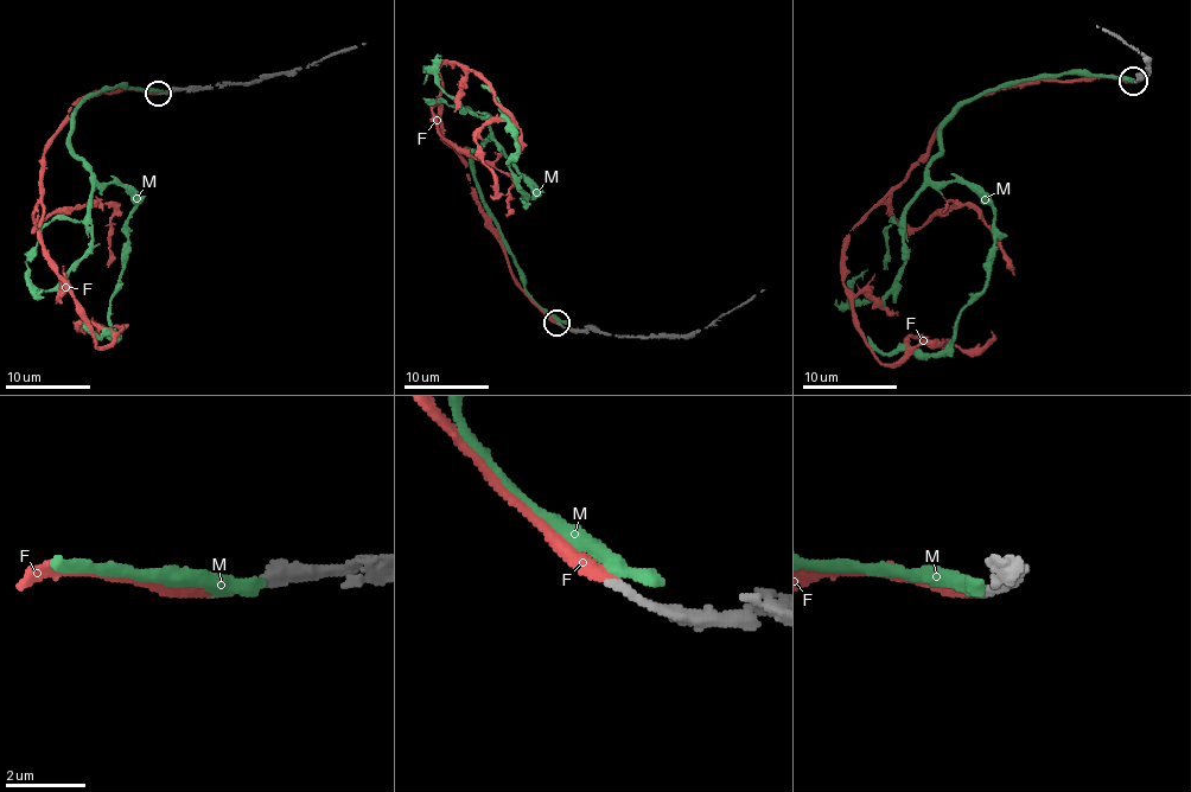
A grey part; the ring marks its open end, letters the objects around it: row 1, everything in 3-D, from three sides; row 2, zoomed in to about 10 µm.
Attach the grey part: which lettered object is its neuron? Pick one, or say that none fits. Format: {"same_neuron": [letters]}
{"same_neuron": ["F"]}

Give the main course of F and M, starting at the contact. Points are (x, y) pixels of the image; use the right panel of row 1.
F: (1133, 82), (981, 94), (848, 232), (844, 287), (881, 363), (910, 337), (974, 349), (991, 330)
M: (1133, 82), (1036, 77), (957, 110), (929, 177), (993, 209), (991, 275), (941, 351), (867, 337)

